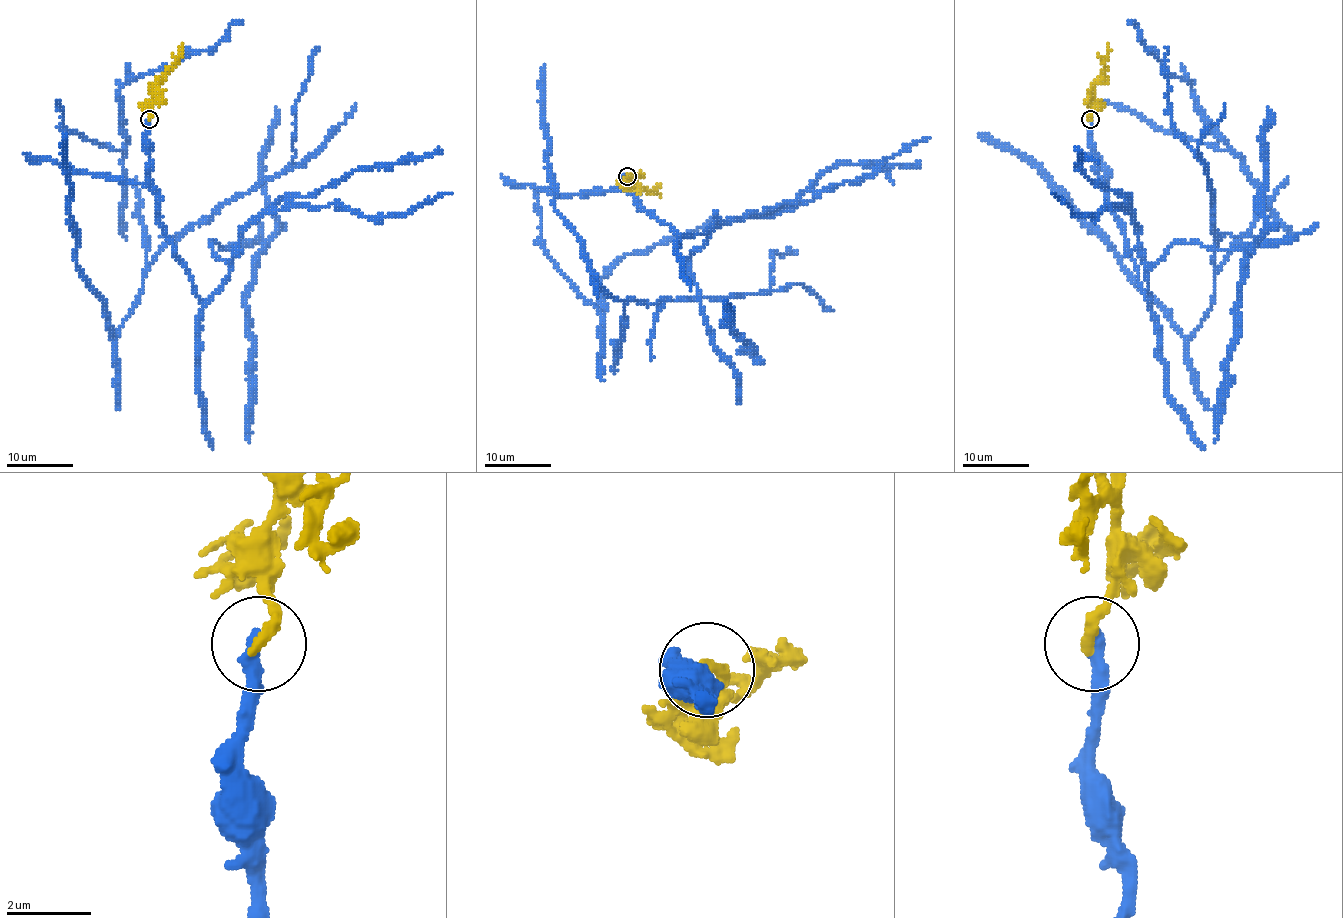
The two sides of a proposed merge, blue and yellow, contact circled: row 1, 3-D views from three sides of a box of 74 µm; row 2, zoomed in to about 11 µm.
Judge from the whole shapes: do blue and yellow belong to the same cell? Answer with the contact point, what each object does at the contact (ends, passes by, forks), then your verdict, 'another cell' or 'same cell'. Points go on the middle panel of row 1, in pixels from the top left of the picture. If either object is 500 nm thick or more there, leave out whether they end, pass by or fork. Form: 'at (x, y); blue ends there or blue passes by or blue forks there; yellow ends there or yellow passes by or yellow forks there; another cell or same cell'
at (627, 176); blue ends there; yellow ends there; another cell

